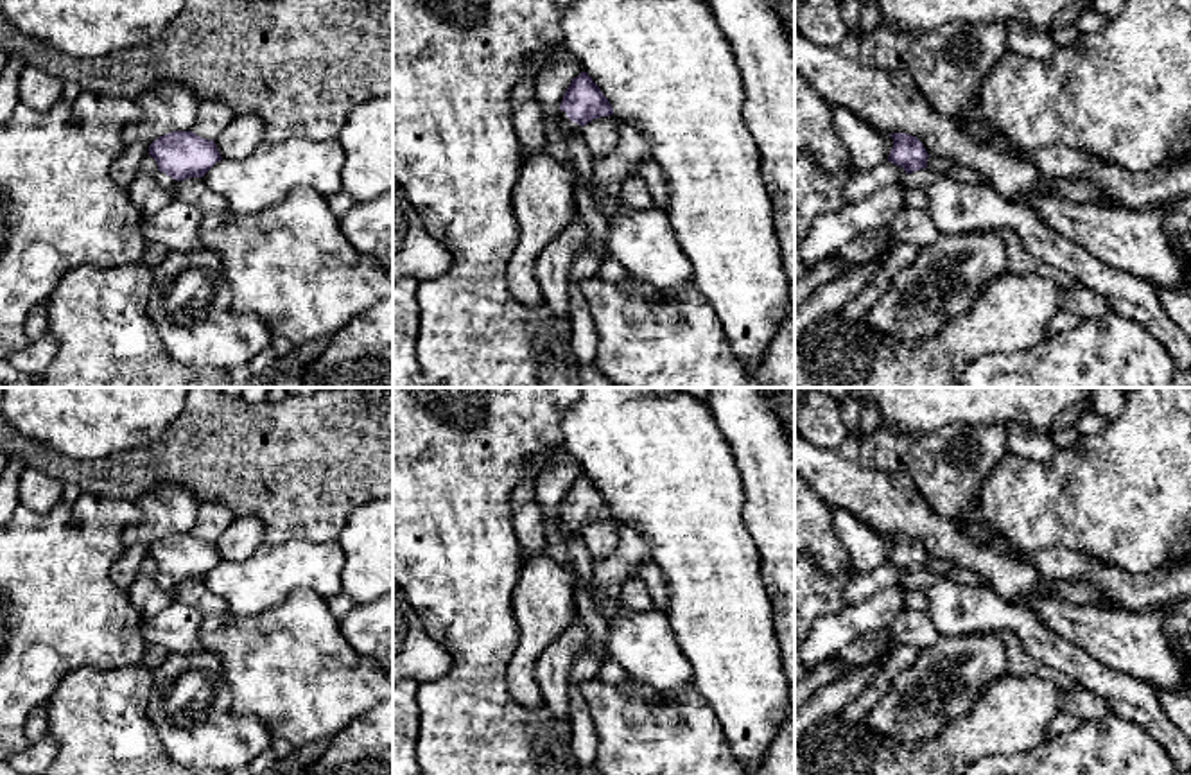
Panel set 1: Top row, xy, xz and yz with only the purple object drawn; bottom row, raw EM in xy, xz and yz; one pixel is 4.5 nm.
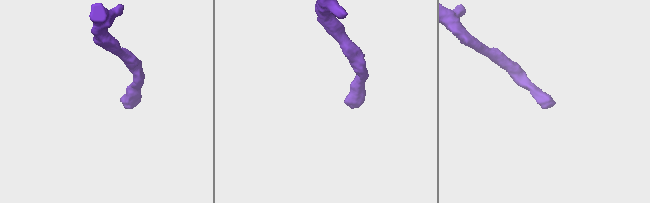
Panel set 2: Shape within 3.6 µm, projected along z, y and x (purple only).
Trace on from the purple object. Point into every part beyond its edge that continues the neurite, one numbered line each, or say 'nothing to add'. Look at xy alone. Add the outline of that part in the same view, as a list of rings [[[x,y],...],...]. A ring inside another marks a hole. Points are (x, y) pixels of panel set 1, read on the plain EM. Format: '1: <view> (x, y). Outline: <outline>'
1: xy (164, 582). Outline: [[[160,572],[154,576],[154,579],[158,581],[158,585],[160,585],[165,592],[169,592],[170,596],[174,594],[174,590],[176,590],[176,587],[178,587],[176,581],[172,581],[170,578],[167,578],[165,574],[160,574]]]

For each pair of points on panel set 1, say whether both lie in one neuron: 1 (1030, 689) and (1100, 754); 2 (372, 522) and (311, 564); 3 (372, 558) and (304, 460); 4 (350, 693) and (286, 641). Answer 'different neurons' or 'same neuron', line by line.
1: different neurons
2: different neurons
3: different neurons
4: same neuron

